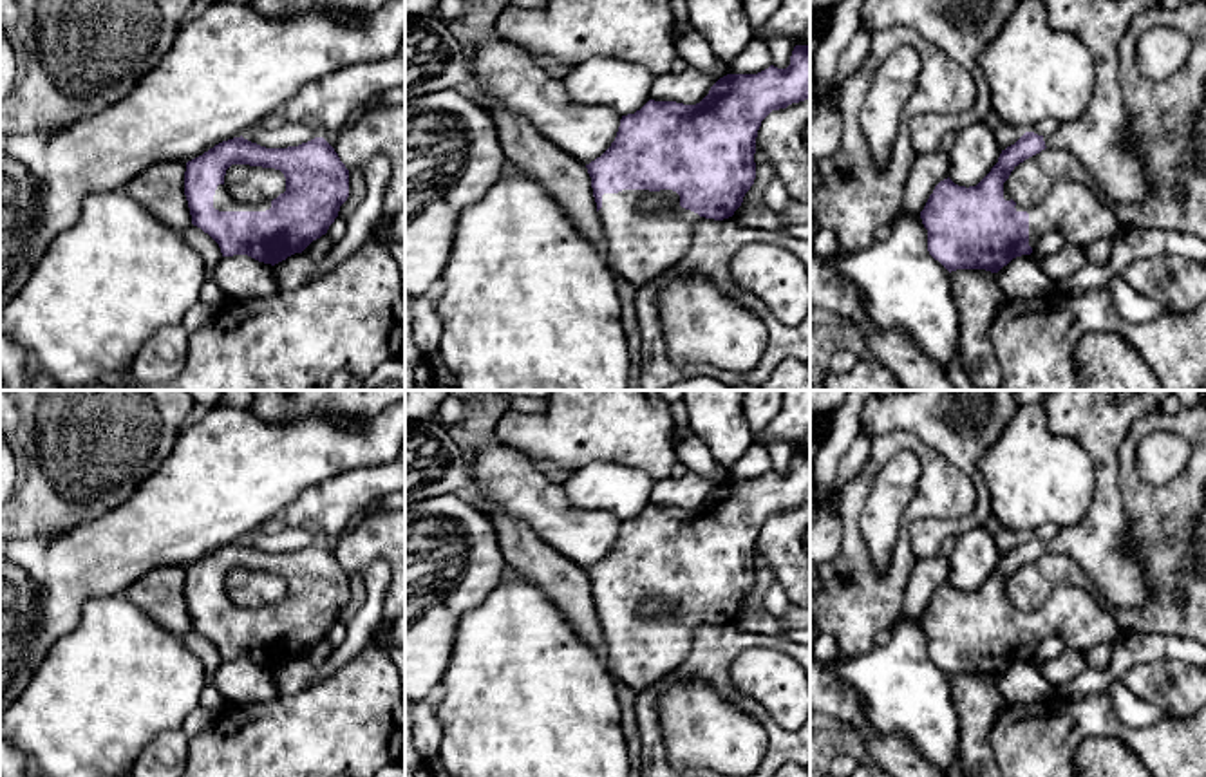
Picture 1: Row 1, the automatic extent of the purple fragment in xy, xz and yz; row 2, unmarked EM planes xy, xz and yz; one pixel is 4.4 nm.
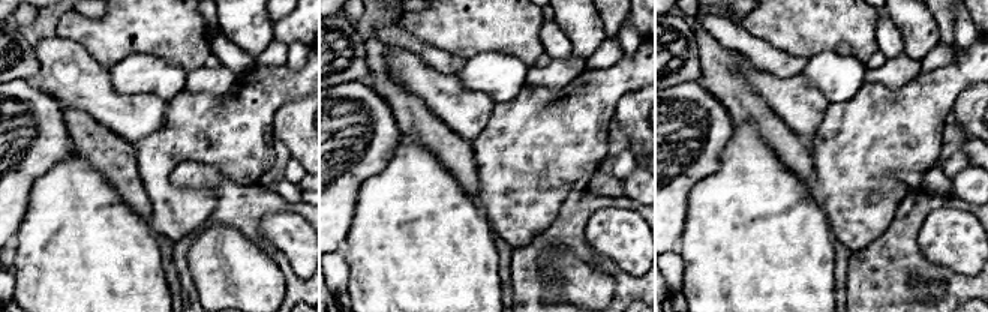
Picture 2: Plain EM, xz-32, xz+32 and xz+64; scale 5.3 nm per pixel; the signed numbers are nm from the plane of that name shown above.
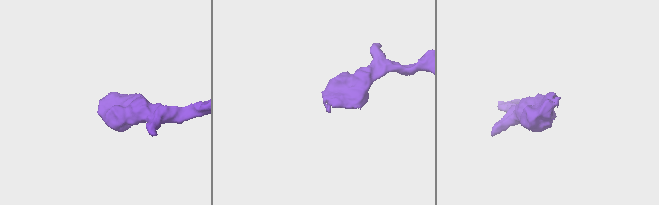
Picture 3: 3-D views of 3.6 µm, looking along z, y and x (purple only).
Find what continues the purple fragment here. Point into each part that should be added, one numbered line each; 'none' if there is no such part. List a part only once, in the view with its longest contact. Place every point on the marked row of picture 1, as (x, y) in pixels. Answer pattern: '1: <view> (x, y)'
1: xz (640, 246)

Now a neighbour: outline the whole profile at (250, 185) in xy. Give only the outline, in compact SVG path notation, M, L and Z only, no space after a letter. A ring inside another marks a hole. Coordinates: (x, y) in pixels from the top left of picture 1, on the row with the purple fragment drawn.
M231 164L224 175L224 186L235 201L242 204L259 204L284 193L286 177L275 168Z

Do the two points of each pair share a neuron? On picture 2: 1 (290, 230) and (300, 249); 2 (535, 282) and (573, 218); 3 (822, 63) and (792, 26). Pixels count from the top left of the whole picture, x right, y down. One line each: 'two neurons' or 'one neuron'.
1: one neuron
2: one neuron
3: two neurons

